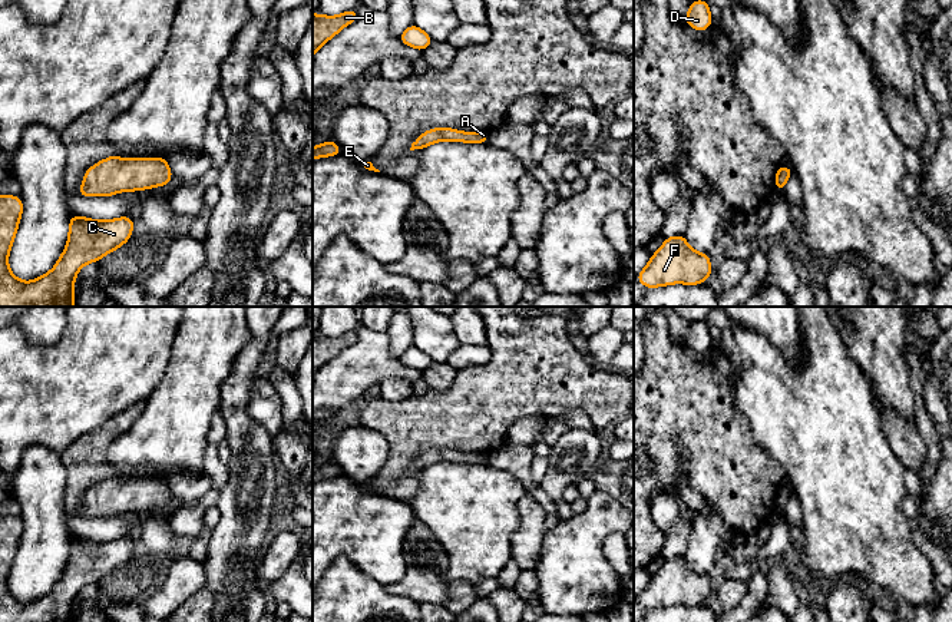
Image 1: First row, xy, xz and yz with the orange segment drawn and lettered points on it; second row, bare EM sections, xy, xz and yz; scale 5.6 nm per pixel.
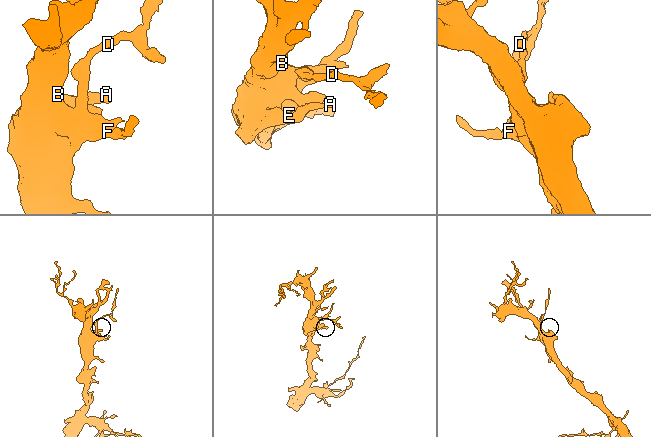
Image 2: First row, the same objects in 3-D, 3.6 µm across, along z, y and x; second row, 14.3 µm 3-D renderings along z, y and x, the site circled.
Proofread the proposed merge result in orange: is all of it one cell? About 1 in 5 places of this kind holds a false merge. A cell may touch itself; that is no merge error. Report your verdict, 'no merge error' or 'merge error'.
no merge error

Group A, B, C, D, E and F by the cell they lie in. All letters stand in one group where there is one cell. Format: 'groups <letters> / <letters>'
groups A B C D E F

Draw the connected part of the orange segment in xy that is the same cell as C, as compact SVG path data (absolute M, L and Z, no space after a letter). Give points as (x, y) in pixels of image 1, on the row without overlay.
M0 517L0 622L75 622L73 605L79 590L89 583L97 583L102 578L128 563L135 545L129 537L93 542L72 536L67 565L54 589L34 602L24 603L11 595L7 583L22 535L23 522L20 517Z

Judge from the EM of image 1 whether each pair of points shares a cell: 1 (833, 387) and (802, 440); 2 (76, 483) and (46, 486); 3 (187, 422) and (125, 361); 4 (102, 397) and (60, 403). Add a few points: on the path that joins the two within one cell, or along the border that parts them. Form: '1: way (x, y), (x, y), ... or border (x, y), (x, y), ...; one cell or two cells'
1: way (825, 400), (819, 423), (815, 427); one cell
2: border (59, 455), (66, 470), (66, 513); two cells
3: border (169, 359), (161, 381), (145, 402); two cells
4: way (92, 397), (70, 397); one cell

